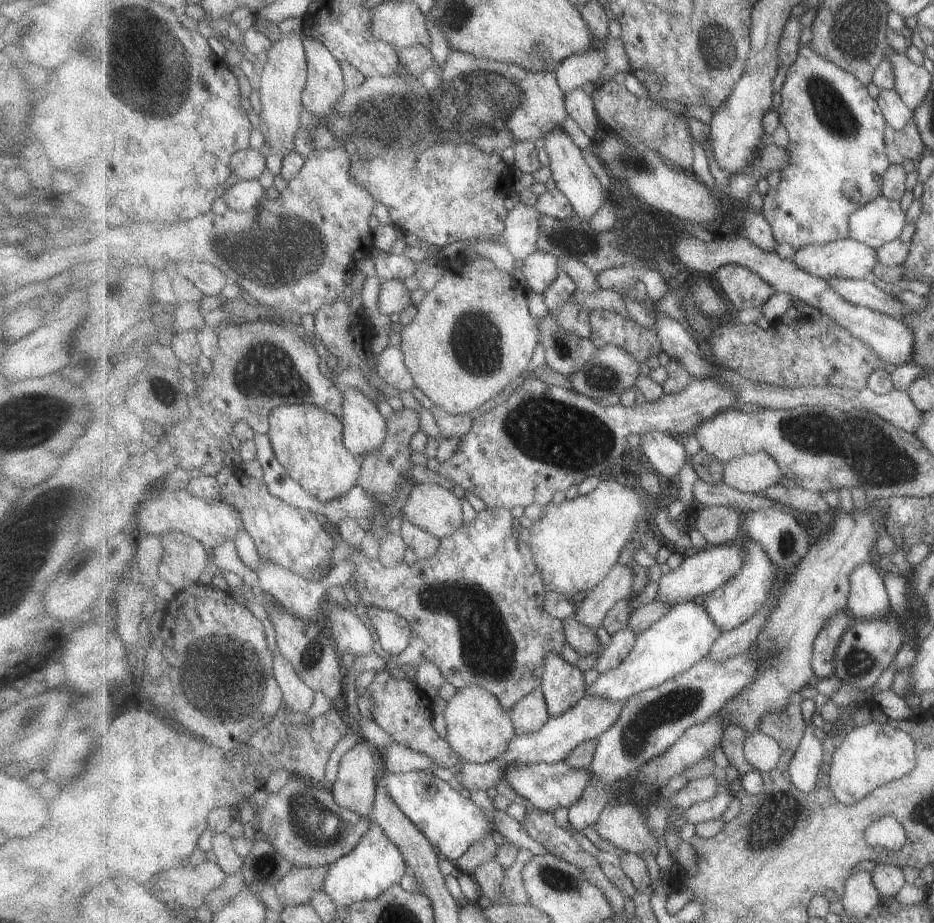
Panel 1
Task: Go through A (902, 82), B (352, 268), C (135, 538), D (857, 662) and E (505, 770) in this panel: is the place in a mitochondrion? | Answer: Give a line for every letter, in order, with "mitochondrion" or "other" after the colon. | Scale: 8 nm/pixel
A: other
B: other
C: other
D: mitochondrion
E: other

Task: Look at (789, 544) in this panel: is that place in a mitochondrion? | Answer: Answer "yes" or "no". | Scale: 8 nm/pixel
yes

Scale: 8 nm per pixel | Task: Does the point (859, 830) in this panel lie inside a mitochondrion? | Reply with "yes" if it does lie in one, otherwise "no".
no

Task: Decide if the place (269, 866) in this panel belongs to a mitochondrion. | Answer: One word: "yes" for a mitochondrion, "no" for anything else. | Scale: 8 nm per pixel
yes

